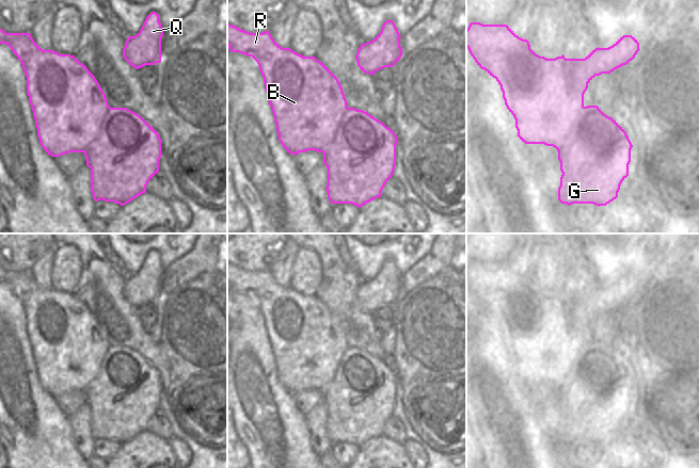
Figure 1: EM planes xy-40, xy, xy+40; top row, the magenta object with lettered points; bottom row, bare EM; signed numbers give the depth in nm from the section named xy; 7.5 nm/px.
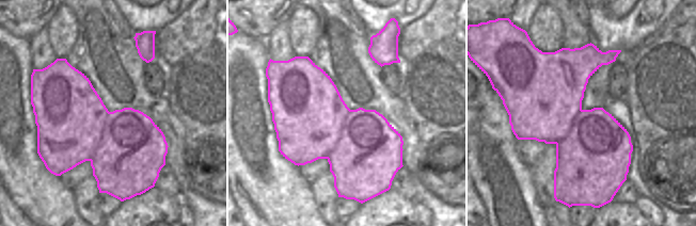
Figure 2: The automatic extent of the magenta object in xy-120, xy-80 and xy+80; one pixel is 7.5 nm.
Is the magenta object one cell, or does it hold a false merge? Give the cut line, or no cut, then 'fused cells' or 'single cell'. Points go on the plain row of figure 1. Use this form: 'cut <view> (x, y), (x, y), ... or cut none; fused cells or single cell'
cut xy-40 (110, 347), (97, 376), (84, 391); fused cells

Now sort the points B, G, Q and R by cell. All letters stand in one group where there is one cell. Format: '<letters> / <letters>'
B Q R / G

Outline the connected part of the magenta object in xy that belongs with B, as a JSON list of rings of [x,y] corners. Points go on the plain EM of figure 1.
[[[227,263],[227,285],[232,291],[252,295],[257,301],[274,354],[279,380],[285,389],[290,393],[328,389],[349,348],[336,314],[315,295],[303,295],[290,287],[282,287],[270,270],[250,272]]]

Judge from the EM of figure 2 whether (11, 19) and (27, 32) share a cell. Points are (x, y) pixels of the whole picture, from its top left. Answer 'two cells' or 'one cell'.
one cell

